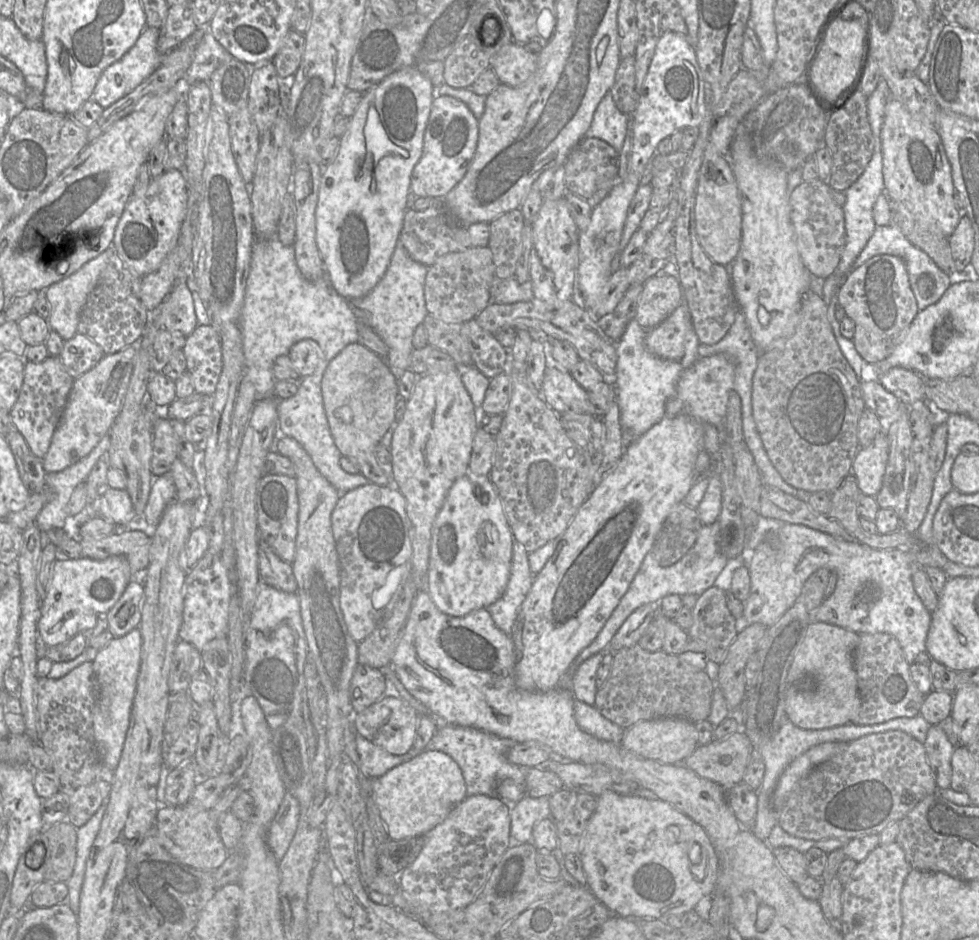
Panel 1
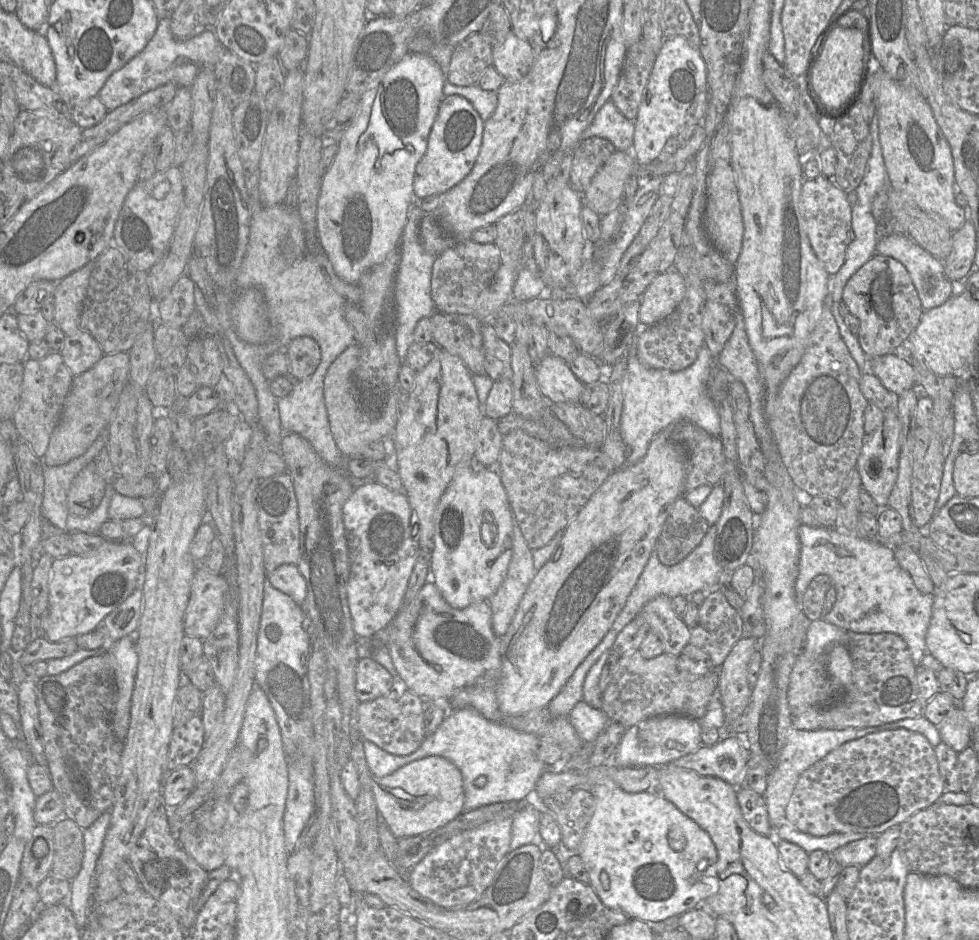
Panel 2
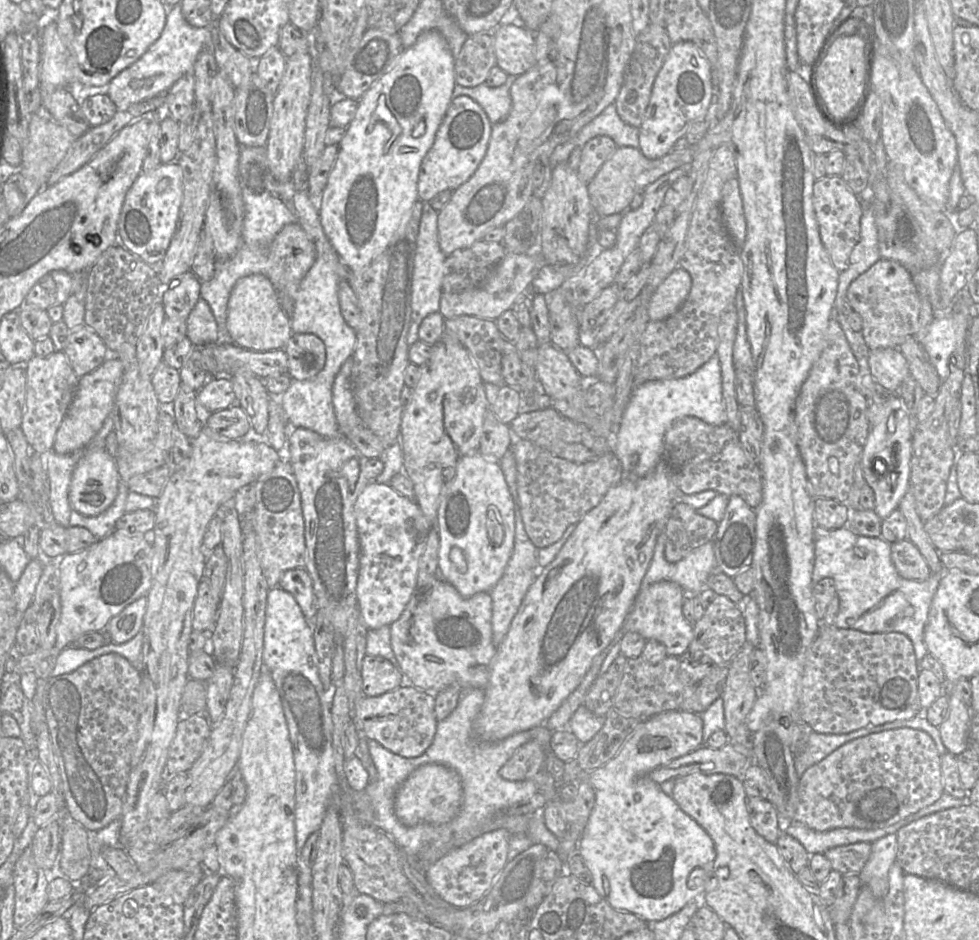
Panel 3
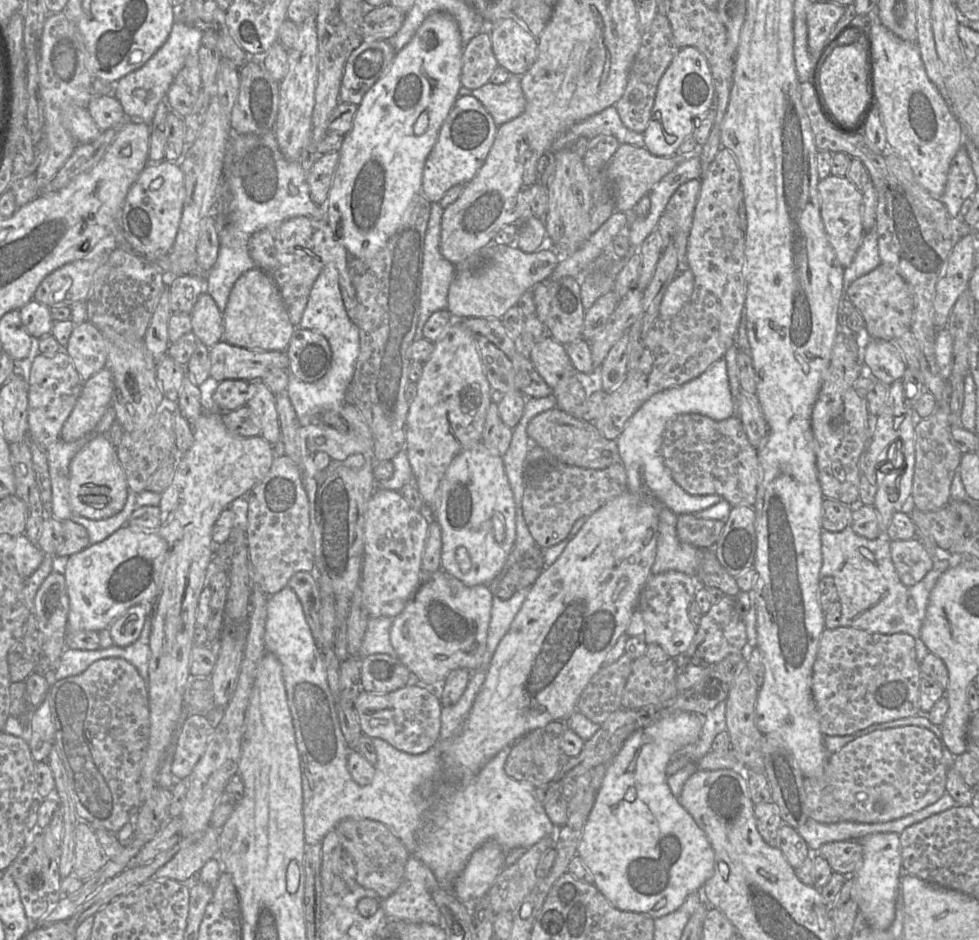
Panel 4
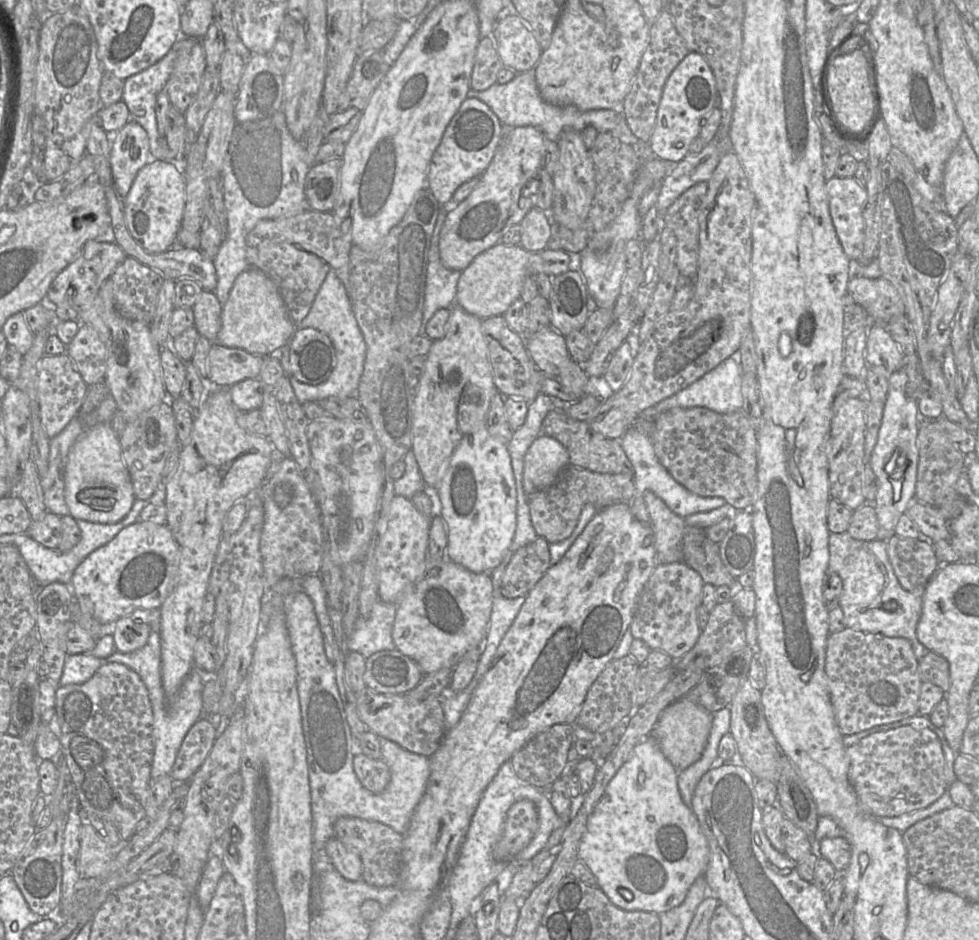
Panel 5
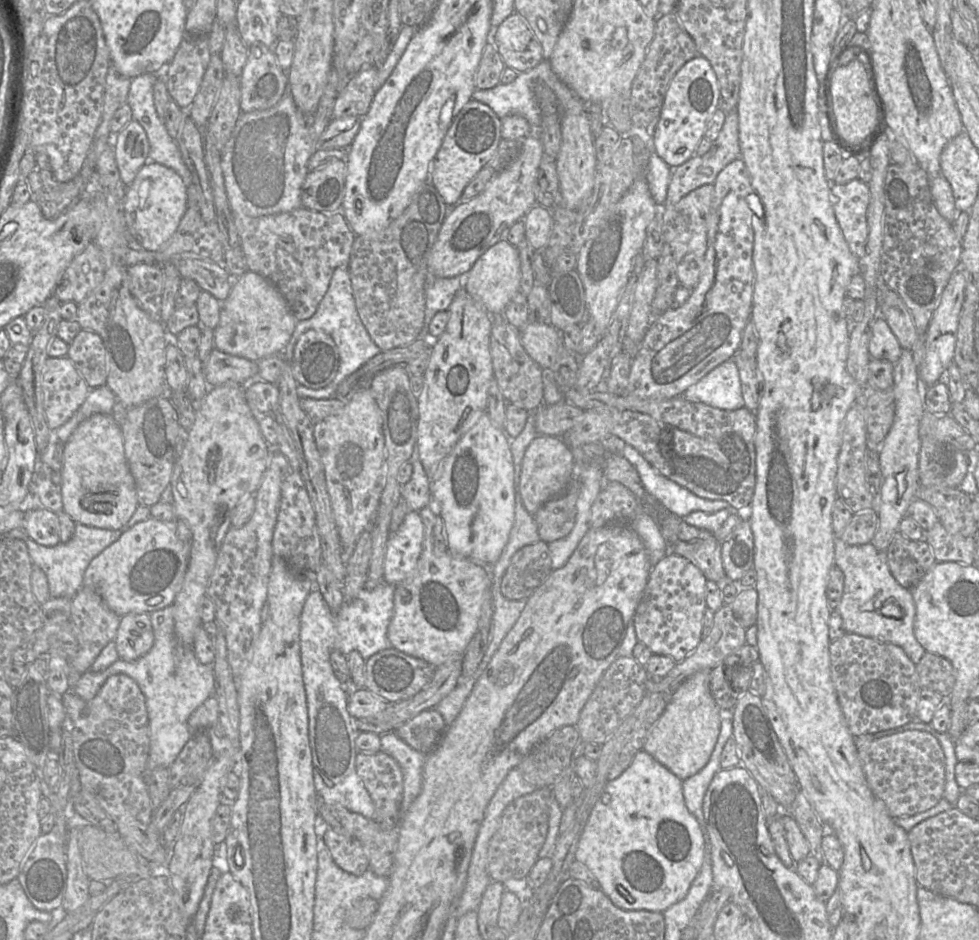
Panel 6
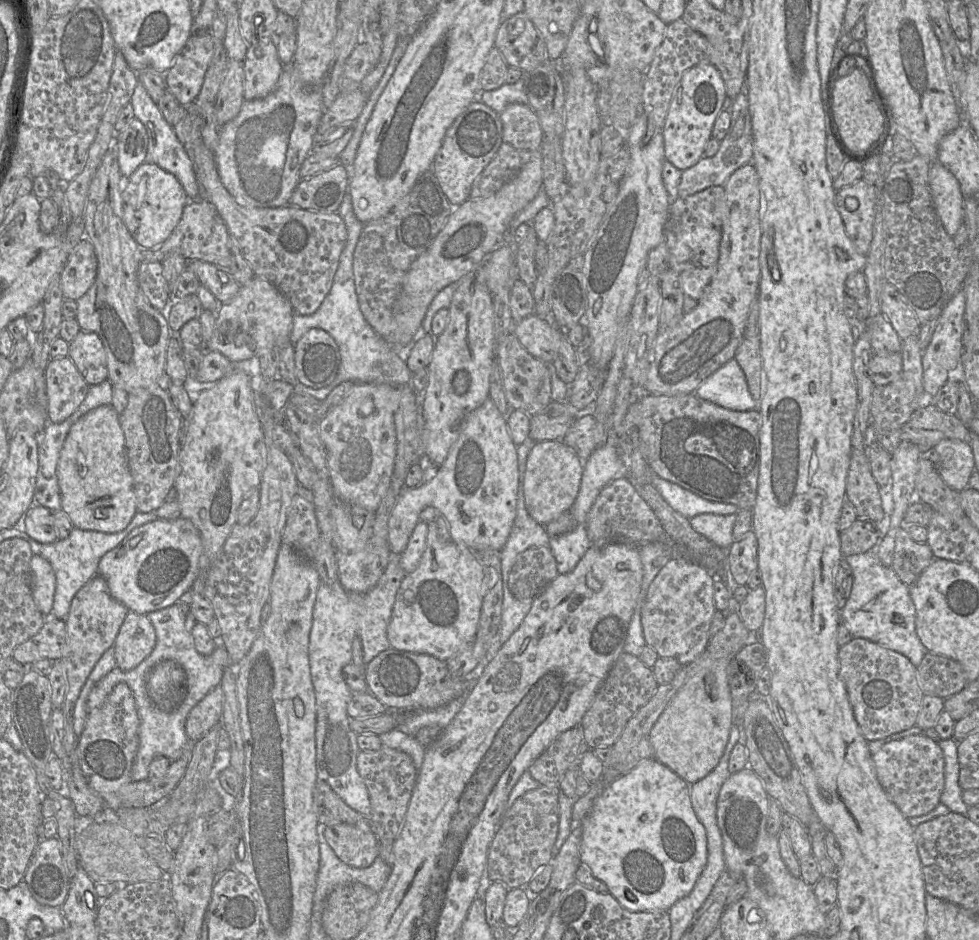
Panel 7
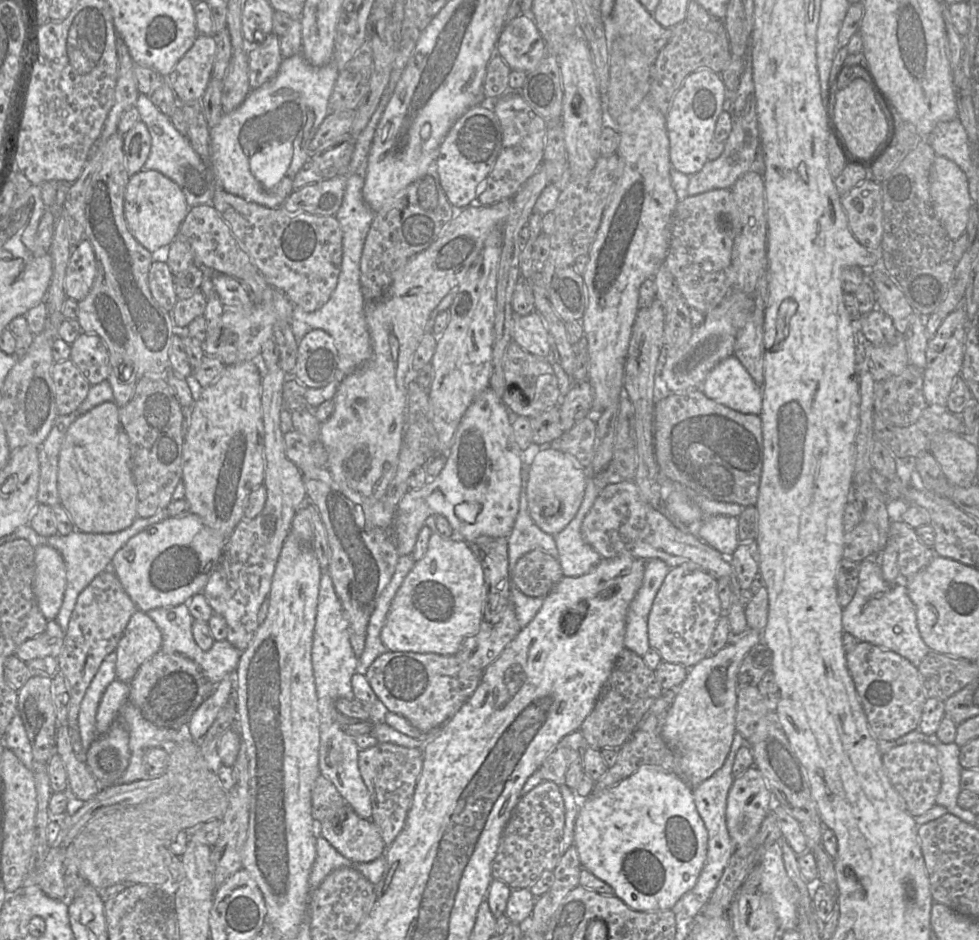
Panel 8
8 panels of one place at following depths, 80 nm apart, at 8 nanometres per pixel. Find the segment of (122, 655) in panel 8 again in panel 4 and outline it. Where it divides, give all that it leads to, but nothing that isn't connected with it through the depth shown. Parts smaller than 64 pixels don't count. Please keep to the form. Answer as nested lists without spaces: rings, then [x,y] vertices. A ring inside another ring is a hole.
[[[144,604],[130,607],[109,626],[114,645],[126,647],[134,643],[141,634],[145,620],[146,606]]]

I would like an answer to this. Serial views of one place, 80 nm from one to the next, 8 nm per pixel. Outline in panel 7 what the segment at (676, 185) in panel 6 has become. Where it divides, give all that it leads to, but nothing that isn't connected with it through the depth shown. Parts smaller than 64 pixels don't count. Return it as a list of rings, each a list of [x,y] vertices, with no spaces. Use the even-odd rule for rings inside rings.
[[[746,84],[735,97],[731,110],[731,125],[725,138],[720,141],[718,152],[712,157],[703,157],[694,166],[682,171],[678,186],[678,197],[693,195],[711,186],[724,186],[729,177],[738,168],[753,161],[754,135],[749,109],[748,89]]]

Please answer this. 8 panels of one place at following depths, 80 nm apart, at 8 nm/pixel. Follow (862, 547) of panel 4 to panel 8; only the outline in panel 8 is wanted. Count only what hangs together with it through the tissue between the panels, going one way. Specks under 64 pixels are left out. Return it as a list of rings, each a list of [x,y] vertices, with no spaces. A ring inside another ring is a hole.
[[[877,558],[859,563],[859,582],[852,601],[843,608],[842,626],[859,641],[893,651],[918,668],[931,649],[923,641],[918,626],[916,608],[911,601],[905,581],[888,583]]]

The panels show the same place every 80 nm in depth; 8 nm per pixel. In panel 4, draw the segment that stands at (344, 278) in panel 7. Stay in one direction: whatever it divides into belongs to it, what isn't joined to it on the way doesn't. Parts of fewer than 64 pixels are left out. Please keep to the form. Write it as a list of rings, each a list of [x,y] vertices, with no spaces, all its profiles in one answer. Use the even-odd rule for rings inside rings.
[[[333,264],[324,266],[315,280],[299,327],[322,334],[332,351],[331,366],[318,381],[305,383],[289,374],[286,391],[302,426],[318,420],[321,413],[339,409],[346,403],[360,352],[359,329],[347,314],[339,287],[338,273]]]

